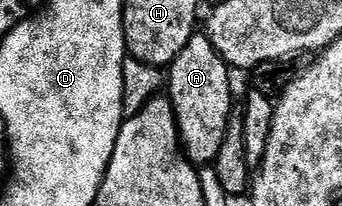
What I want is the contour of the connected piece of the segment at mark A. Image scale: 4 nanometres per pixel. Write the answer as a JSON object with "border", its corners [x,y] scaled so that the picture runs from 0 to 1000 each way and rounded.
{"border":[[[570,165],[500,306],[497,345],[485,369],[485,447],[515,553],[532,733],[564,801],[617,801],[637,728],[649,728],[649,670],[661,650],[667,573],[684,544],[678,408],[667,393],[670,316],[632,257],[632,233],[605,170]]]}

